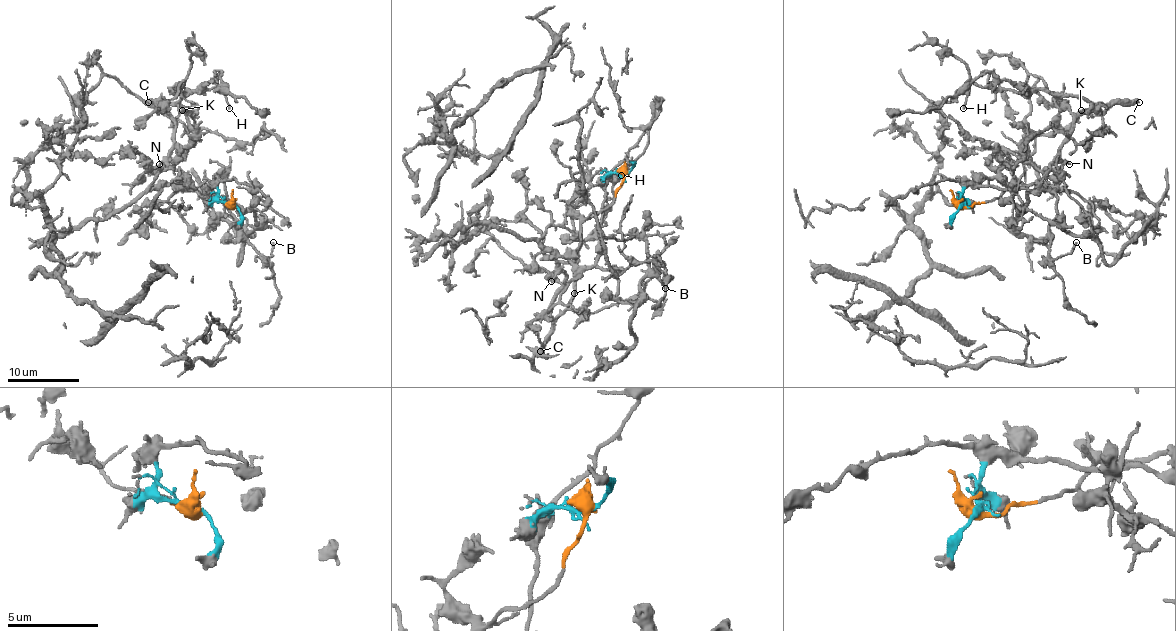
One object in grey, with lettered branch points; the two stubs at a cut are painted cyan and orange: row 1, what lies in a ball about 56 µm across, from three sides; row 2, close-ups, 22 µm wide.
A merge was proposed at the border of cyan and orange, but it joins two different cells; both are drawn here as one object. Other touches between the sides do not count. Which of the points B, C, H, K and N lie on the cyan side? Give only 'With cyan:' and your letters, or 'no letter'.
With cyan: B

